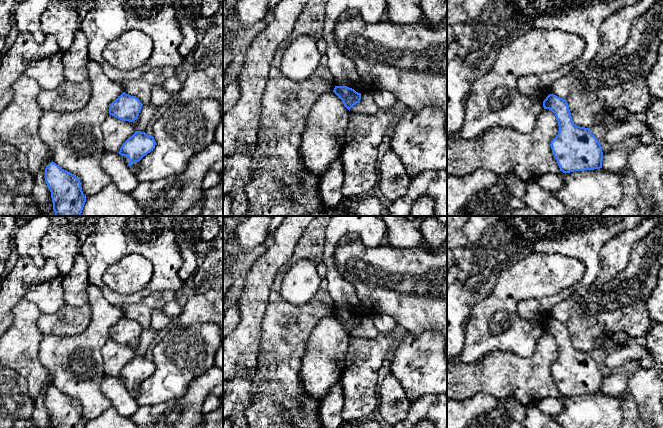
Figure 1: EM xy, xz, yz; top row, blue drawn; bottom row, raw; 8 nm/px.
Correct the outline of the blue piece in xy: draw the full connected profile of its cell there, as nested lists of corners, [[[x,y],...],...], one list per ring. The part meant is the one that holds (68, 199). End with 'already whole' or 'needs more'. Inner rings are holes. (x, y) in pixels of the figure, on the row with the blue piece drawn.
[[[52,161],[45,168],[45,181],[51,192],[55,216],[81,216],[87,197],[74,174]]]; already whole

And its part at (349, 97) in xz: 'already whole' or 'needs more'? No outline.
already whole

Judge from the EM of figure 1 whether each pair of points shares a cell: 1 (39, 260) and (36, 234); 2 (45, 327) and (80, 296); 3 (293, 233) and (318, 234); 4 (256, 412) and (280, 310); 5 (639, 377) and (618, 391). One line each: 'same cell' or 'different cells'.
1: same cell
2: different cells
3: different cells
4: same cell
5: different cells

